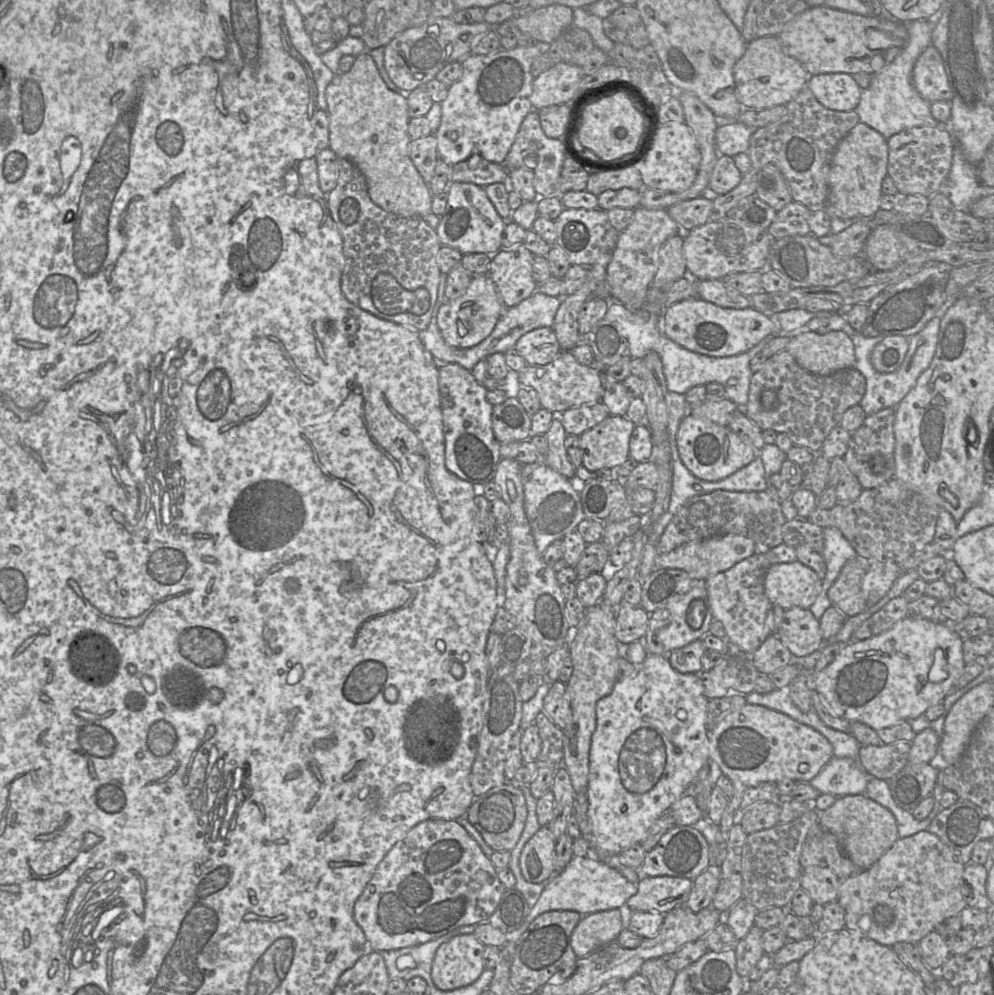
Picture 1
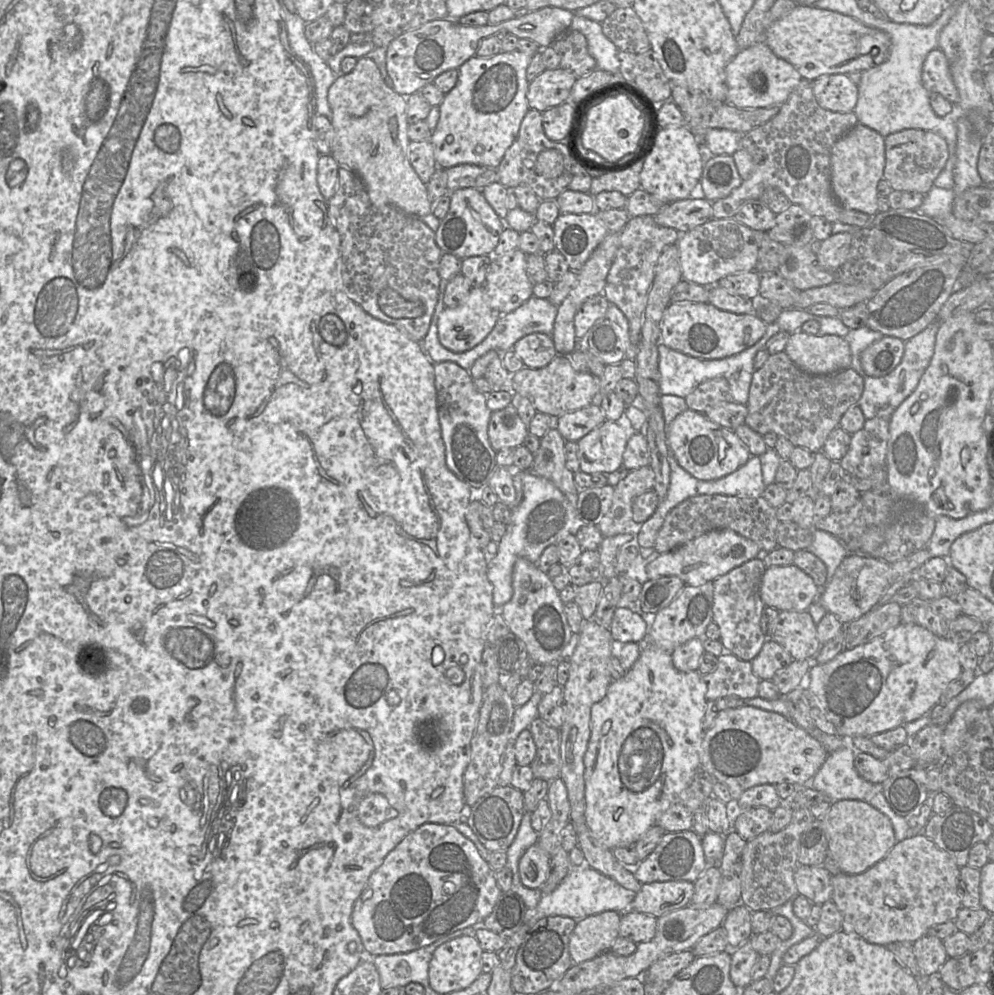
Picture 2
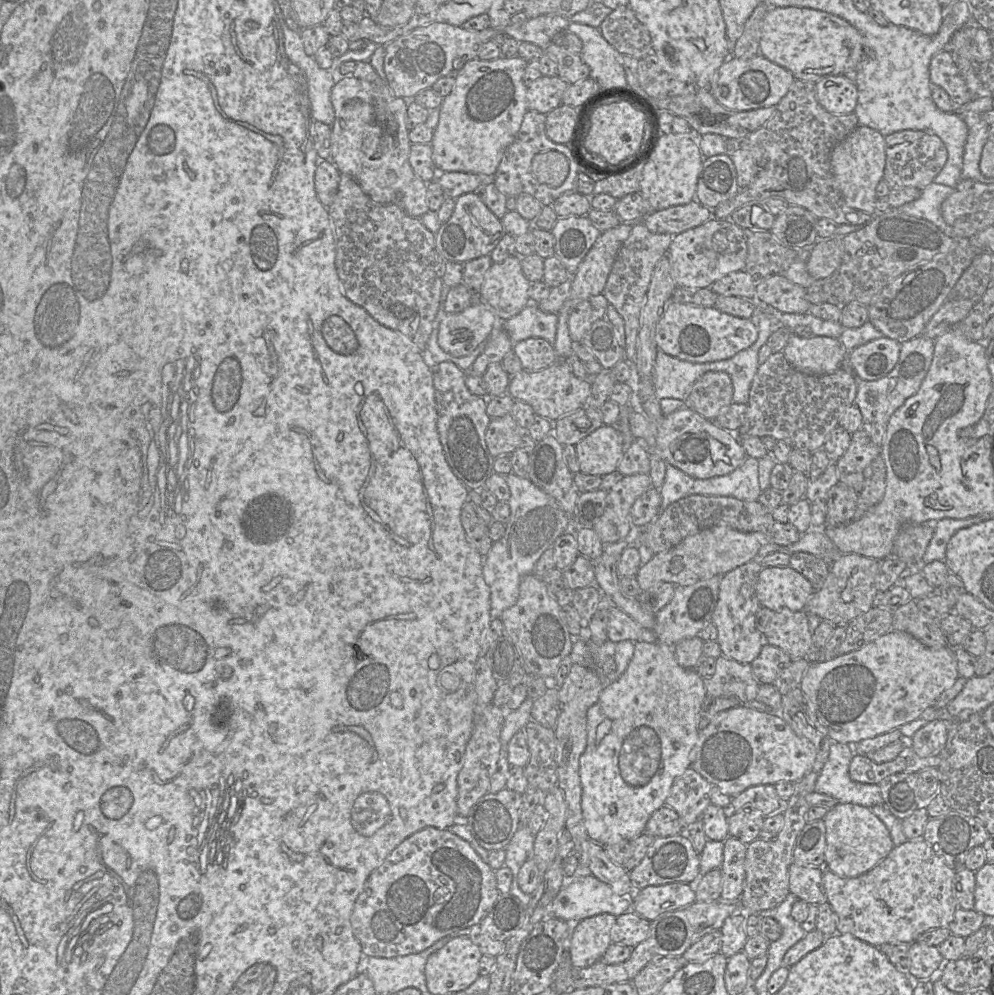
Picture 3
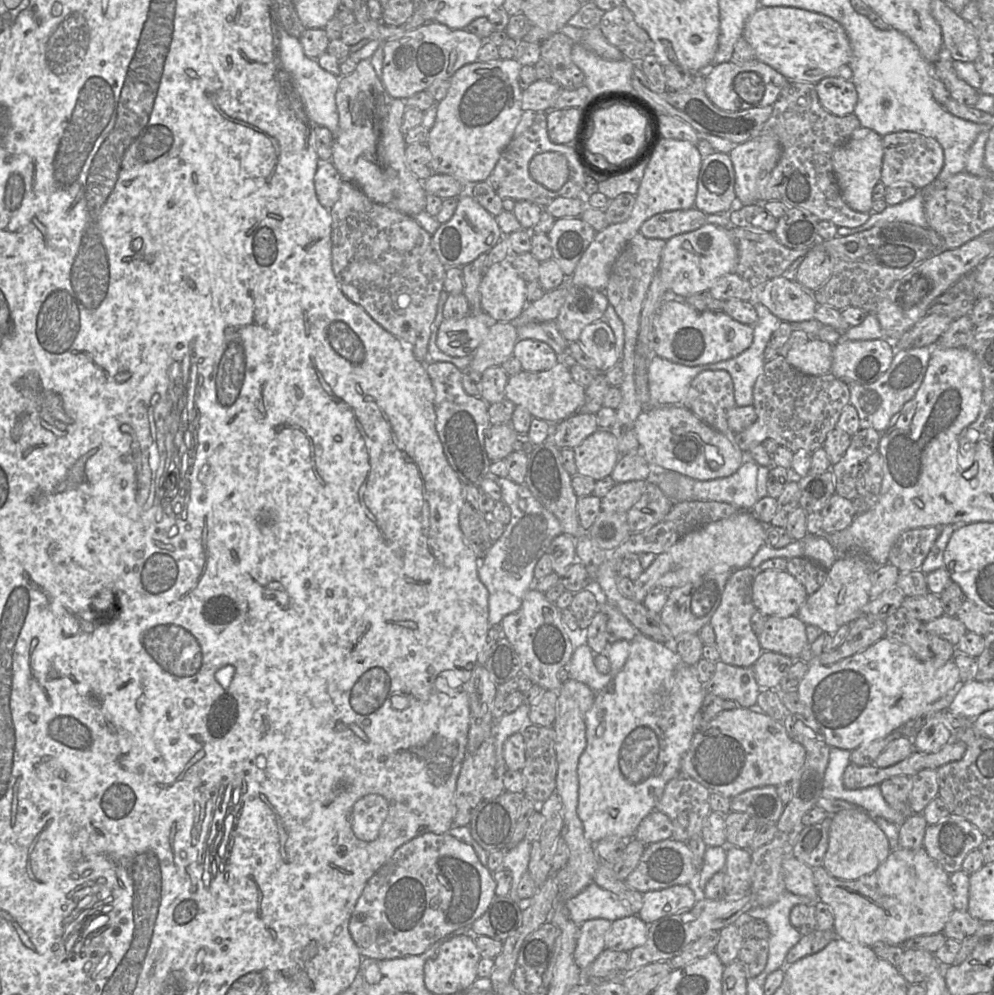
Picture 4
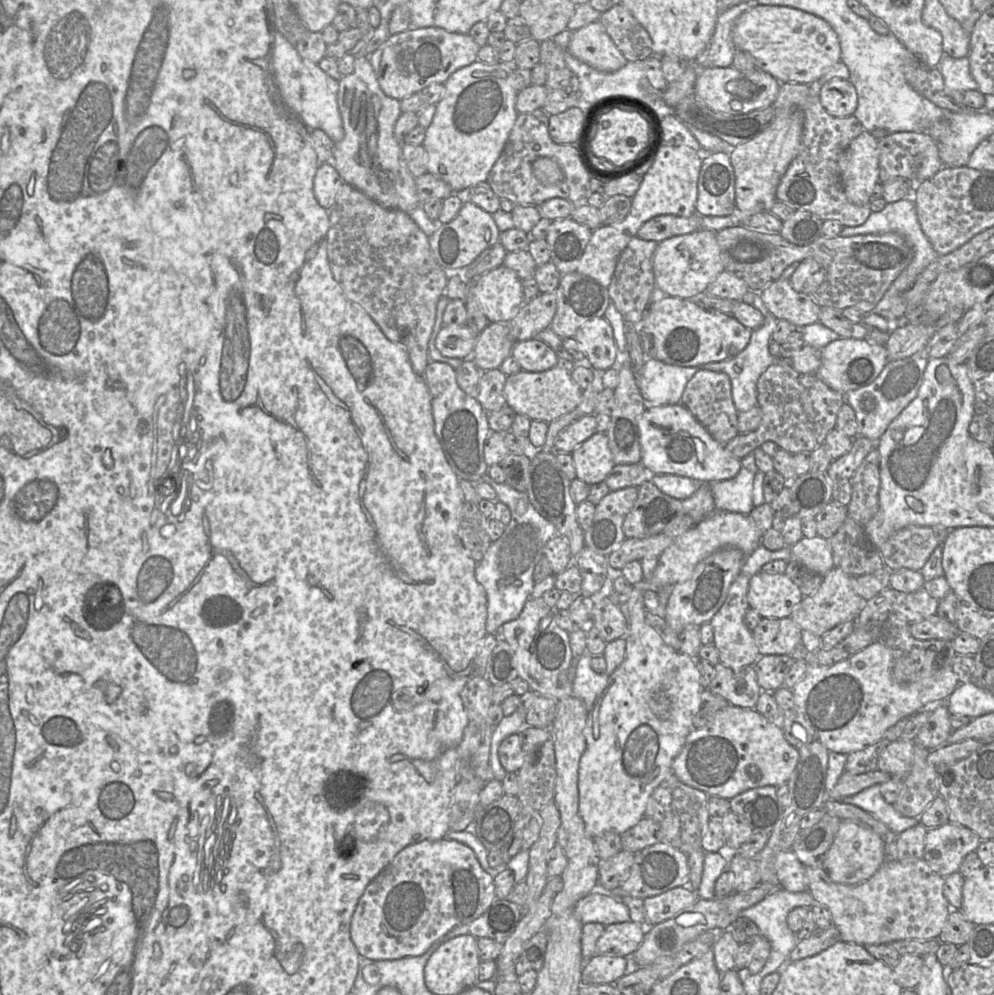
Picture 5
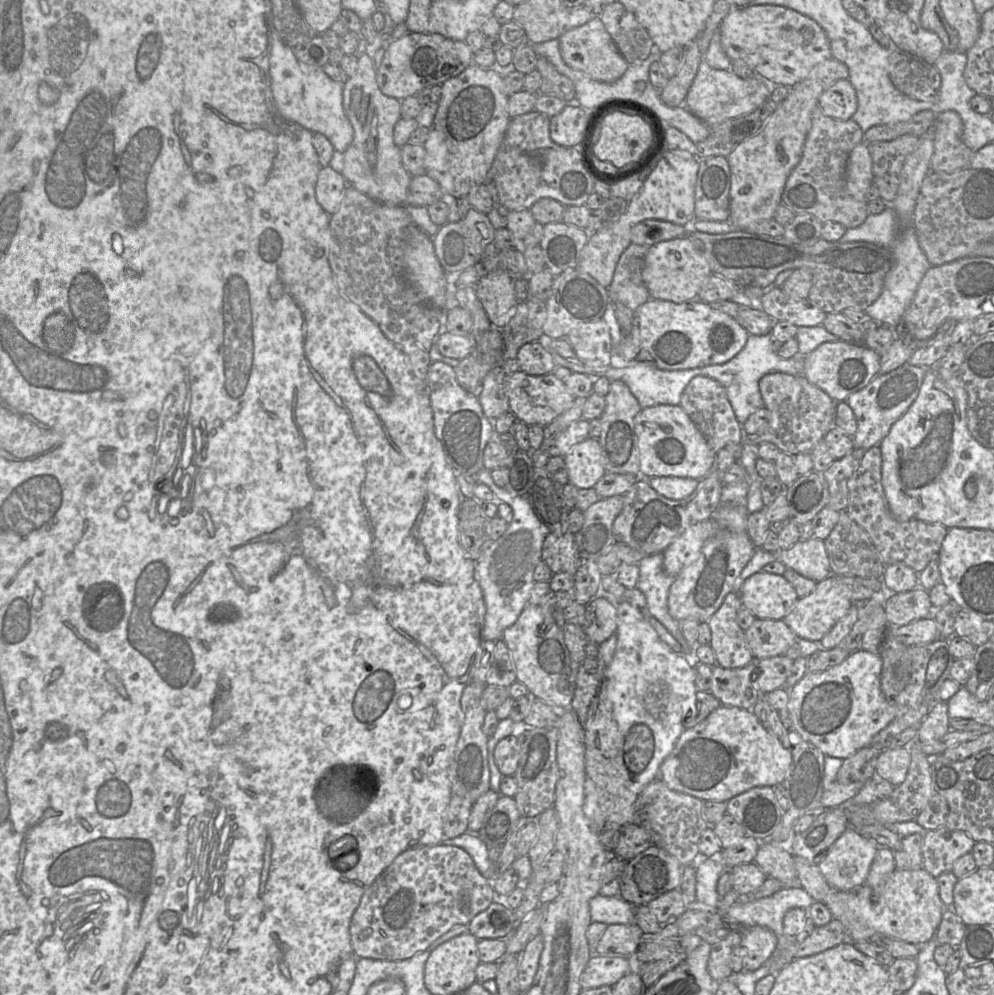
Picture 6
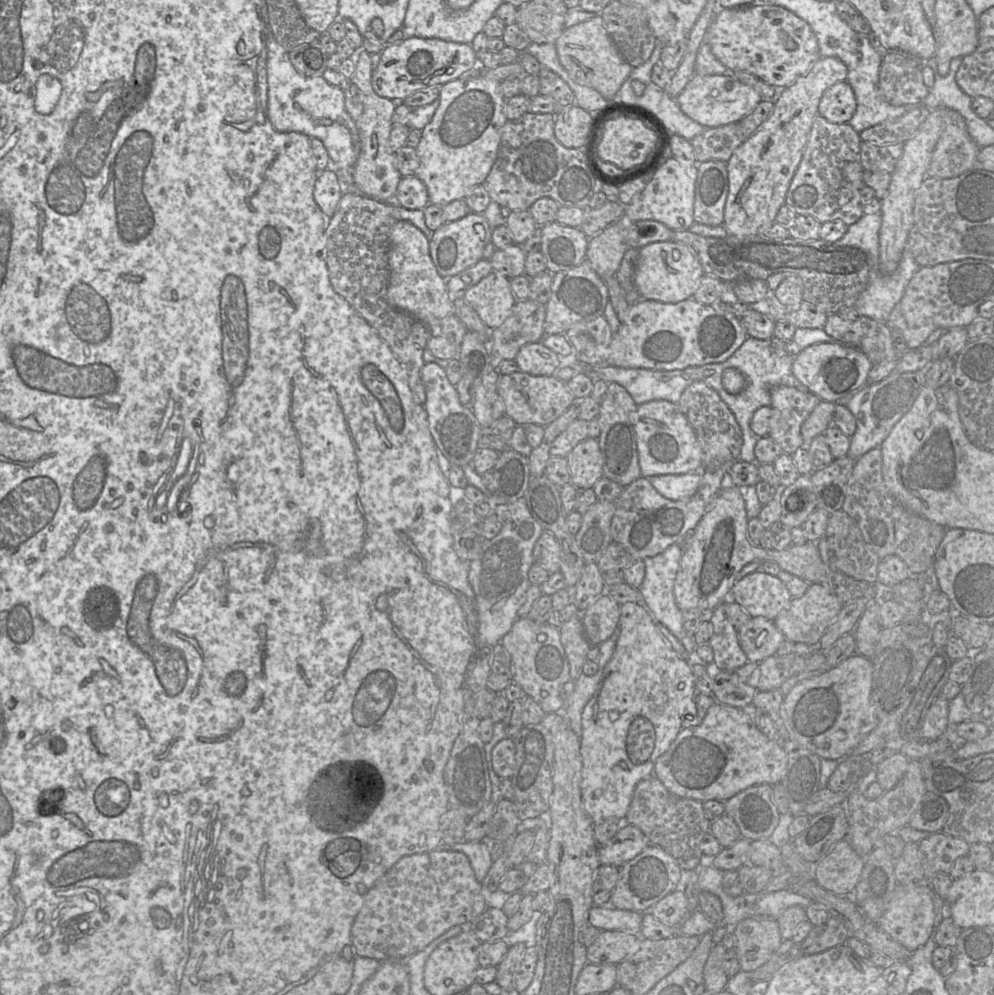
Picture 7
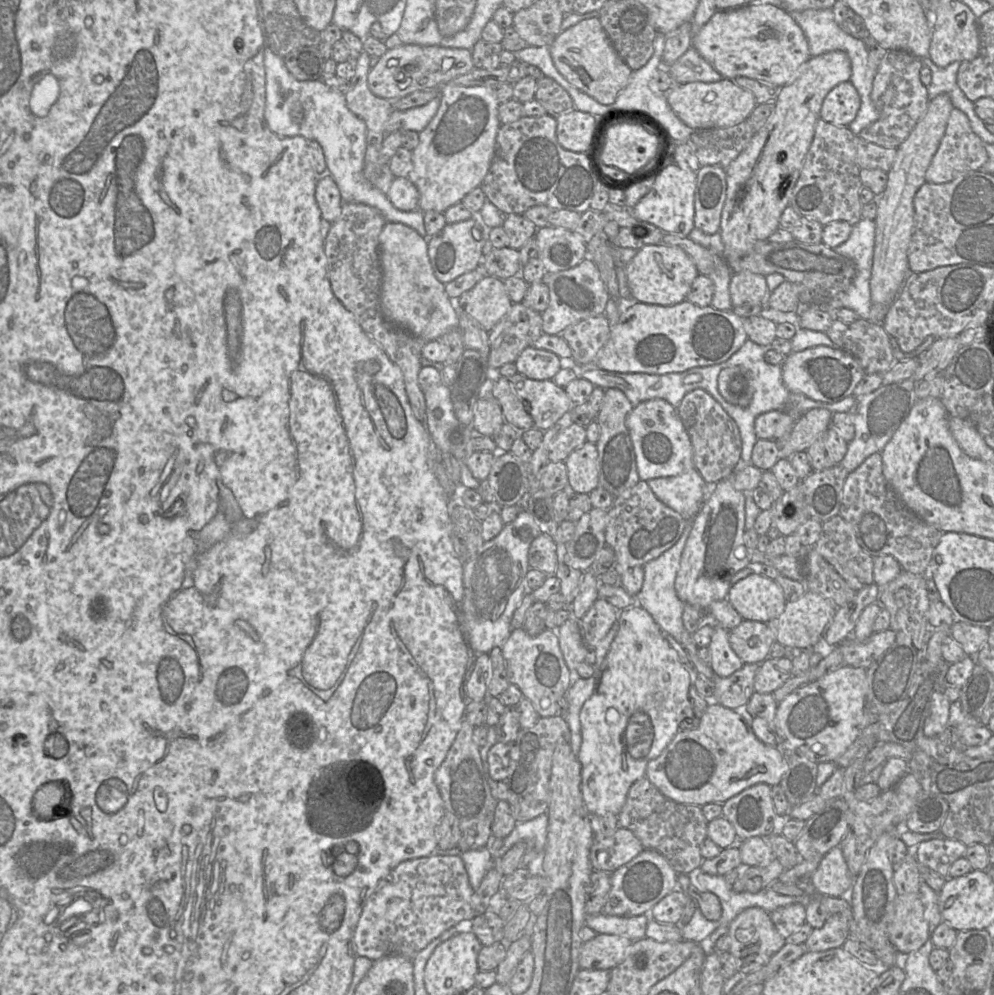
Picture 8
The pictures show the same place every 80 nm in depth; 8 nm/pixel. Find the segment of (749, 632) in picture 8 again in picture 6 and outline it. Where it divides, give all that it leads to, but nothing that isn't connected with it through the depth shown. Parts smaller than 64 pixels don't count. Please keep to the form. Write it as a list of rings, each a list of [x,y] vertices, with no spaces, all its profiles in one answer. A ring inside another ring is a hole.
[[[756,619],[745,636],[754,660],[784,655],[798,640],[783,620],[771,619]]]

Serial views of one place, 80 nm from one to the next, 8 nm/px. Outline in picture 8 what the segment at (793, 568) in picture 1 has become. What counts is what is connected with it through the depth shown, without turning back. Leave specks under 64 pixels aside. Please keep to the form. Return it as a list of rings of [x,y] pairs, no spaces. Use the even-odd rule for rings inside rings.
[[[753,573],[732,585],[727,600],[744,620],[768,623],[787,604],[780,585],[760,573]]]

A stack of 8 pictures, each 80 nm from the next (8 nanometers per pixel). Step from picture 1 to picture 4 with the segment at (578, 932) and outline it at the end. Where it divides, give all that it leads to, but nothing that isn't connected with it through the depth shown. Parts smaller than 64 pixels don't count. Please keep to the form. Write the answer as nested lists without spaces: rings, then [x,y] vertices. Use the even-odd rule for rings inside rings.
[[[597,918],[579,926],[579,937],[574,951],[574,960],[581,970],[586,970],[605,948],[605,934],[612,921]]]

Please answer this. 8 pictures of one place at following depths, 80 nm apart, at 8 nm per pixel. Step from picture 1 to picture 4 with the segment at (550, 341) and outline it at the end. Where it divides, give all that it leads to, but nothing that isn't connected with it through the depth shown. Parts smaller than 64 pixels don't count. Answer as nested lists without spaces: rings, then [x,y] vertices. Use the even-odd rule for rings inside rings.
[[[518,339],[513,355],[527,372],[546,371],[558,363],[555,351],[547,343],[534,339]]]

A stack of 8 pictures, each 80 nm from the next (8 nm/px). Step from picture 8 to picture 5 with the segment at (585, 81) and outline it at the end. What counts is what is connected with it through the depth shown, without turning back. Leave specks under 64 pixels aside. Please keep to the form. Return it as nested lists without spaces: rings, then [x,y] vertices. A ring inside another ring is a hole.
[[[600,21],[573,31],[567,50],[581,62],[601,72],[615,72],[628,62]]]

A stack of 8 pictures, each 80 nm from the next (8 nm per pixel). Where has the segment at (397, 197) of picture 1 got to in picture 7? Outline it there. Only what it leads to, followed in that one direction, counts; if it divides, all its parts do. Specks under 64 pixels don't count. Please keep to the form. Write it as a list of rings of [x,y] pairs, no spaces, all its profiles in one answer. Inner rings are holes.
[[[364,49],[357,51],[355,72],[348,79],[345,93],[345,108],[358,129],[361,151],[352,170],[356,191],[381,202],[395,202],[398,184],[402,178],[396,166],[396,153],[390,146],[390,132],[393,127],[392,116],[396,103],[380,97],[372,88],[372,65],[370,54]]]

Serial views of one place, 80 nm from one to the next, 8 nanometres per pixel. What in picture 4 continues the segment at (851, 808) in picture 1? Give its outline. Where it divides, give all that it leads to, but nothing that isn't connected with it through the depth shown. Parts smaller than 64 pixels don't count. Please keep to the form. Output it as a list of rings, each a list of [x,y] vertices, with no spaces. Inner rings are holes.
[[[854,808],[831,816],[828,847],[823,867],[833,877],[856,880],[875,871],[892,851],[885,833],[865,810]]]

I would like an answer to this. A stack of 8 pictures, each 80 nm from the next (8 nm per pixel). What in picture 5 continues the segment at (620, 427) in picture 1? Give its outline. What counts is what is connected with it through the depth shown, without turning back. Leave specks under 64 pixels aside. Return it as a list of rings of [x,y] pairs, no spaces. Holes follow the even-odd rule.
[[[596,432],[571,453],[576,478],[589,485],[605,481],[615,463],[606,433]]]

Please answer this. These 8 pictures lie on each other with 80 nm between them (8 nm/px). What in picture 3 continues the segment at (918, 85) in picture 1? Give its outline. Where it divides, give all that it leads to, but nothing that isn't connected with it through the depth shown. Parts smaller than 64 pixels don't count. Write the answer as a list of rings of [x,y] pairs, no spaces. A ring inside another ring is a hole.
[[[942,50],[932,57],[930,62],[930,81],[932,86],[939,86],[947,92],[955,107],[965,106],[973,99],[949,50]]]

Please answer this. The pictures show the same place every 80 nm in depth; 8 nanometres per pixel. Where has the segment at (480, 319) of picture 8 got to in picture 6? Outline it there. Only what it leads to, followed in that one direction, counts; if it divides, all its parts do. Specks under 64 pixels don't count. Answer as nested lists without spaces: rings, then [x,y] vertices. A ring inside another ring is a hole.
[[[496,269],[474,286],[476,297],[493,327],[503,329],[519,303],[514,282],[508,273]]]

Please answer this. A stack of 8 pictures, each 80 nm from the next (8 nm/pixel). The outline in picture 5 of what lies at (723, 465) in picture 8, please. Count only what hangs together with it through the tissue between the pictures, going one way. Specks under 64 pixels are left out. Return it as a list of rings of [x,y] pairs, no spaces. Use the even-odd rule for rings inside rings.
[[[709,370],[698,371],[686,384],[681,404],[720,444],[725,446],[739,434],[737,428],[739,412],[733,403],[731,381],[727,374]]]

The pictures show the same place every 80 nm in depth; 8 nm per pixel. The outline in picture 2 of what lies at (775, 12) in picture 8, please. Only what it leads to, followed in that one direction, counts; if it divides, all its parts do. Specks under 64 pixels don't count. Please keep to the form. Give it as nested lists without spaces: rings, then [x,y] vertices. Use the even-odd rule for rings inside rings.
[[[797,5],[765,31],[763,41],[776,56],[792,64],[802,78],[809,81],[825,74],[868,70],[884,63],[891,47],[886,33],[868,27],[853,17],[814,5]]]

